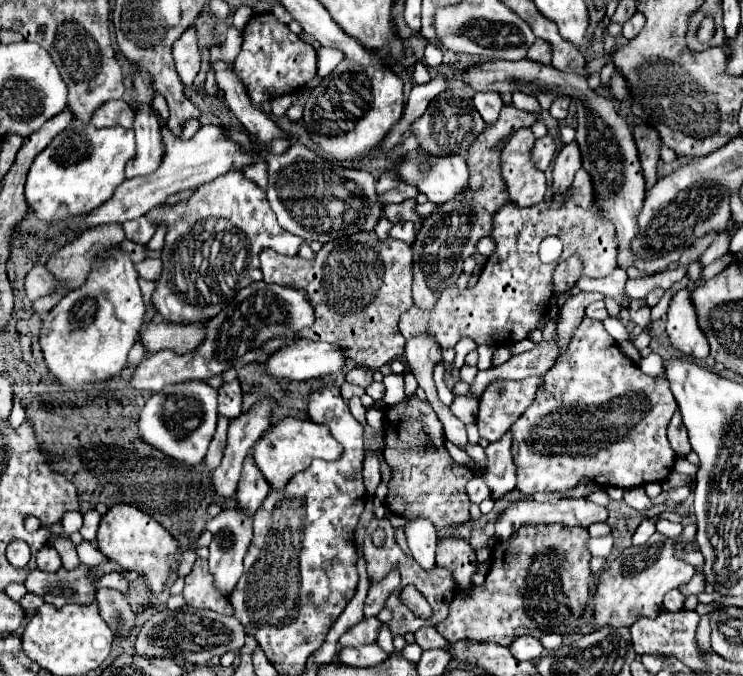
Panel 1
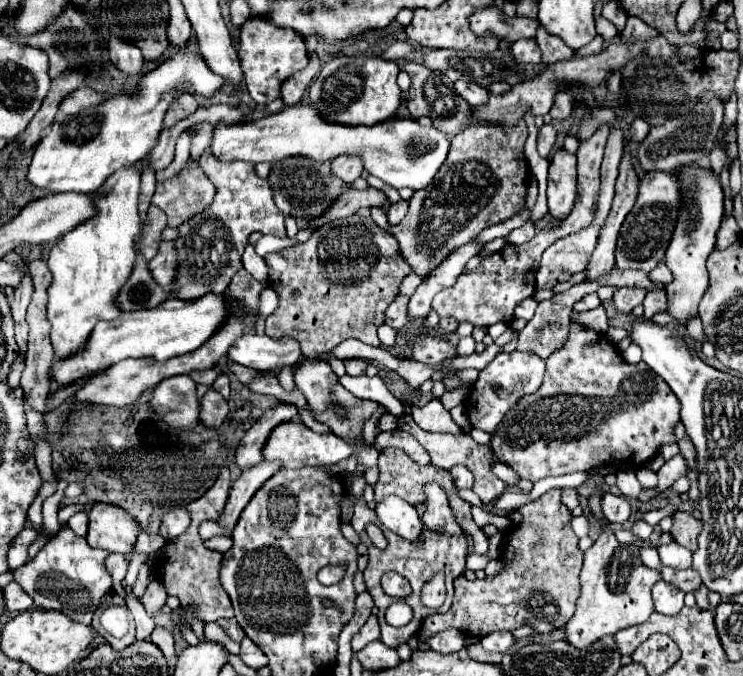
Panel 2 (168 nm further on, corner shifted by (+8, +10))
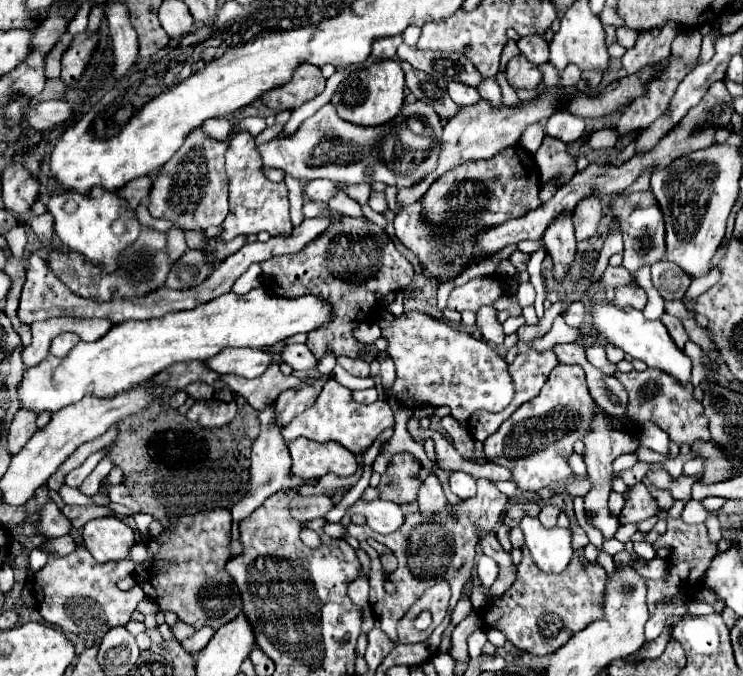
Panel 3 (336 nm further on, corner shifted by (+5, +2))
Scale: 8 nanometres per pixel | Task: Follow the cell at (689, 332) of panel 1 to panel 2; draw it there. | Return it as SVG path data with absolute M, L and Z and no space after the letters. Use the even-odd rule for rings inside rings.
M688 164L688 166L682 166L678 172L682 178L684 200L682 200L682 208L680 208L680 216L678 216L672 242L664 256L664 264L674 274L674 280L666 284L666 294L668 294L666 312L672 318L676 318L680 326L688 326L688 322L698 316L698 302L708 288L706 260L716 246L716 232L720 228L722 212L724 212L724 204L722 204L724 194L722 194L720 182L716 180L710 168L702 168L700 164Z

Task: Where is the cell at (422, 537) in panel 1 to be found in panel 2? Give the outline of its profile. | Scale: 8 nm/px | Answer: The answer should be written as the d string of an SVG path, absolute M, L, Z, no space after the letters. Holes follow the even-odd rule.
M388 496L386 500L378 502L376 514L388 530L396 532L404 540L414 542L422 534L422 520L416 508L398 496Z

